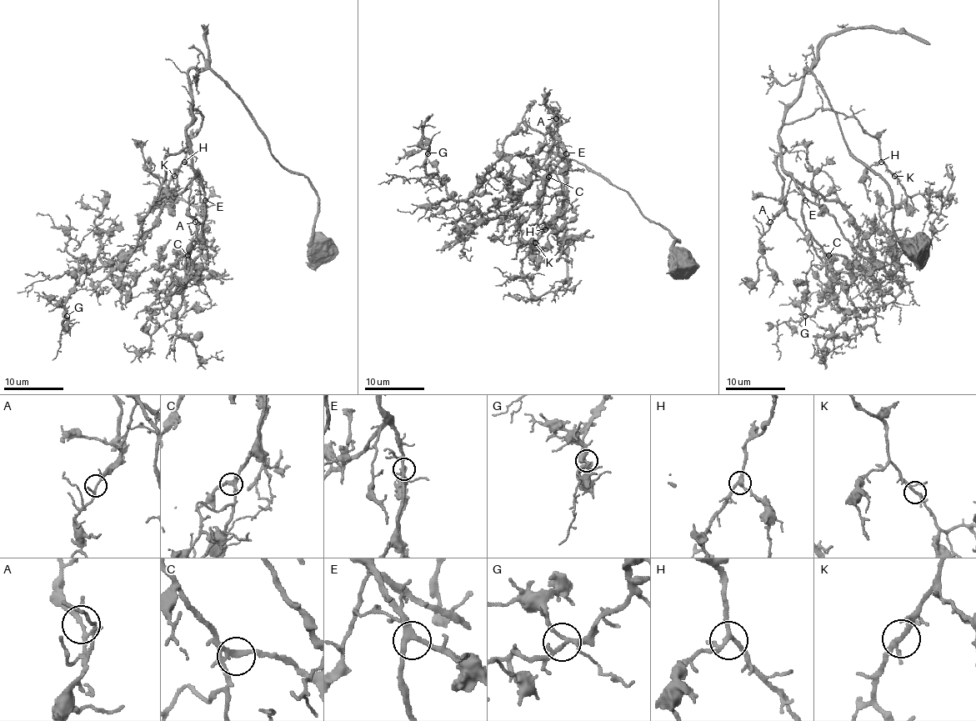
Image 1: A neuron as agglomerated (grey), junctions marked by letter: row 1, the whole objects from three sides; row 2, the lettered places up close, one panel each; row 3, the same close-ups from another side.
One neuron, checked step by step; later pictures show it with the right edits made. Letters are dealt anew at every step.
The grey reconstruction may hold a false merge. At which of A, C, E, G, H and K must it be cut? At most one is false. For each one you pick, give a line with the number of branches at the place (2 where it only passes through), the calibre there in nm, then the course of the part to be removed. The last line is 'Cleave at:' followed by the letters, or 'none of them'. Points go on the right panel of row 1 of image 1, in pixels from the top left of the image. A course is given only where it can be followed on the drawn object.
Cleave at: none of them

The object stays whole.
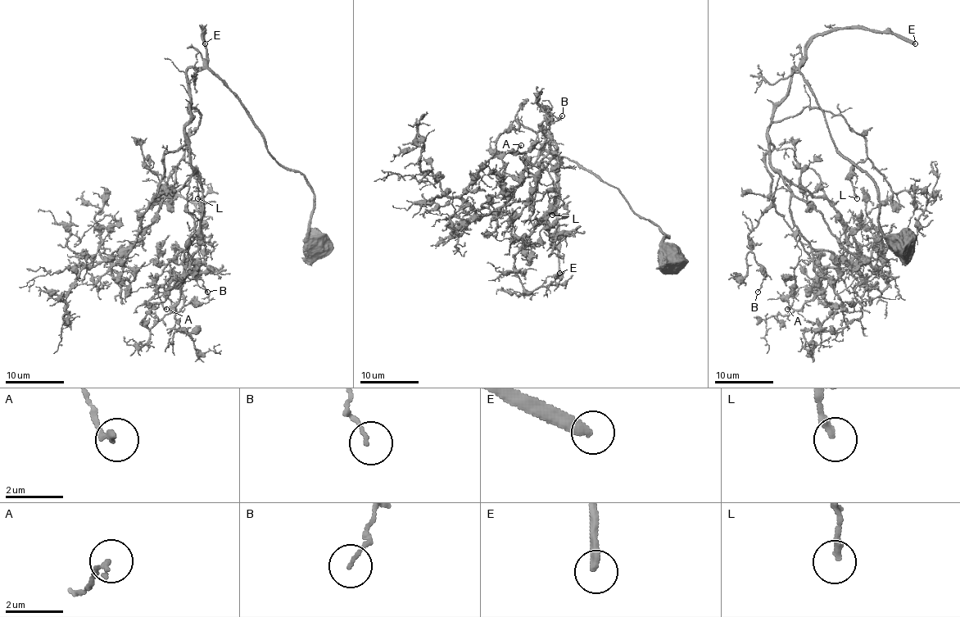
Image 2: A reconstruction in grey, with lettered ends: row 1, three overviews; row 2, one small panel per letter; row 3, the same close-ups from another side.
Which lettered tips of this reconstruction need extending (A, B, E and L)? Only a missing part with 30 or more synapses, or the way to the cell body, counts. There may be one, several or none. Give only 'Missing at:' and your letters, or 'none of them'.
Missing at: E

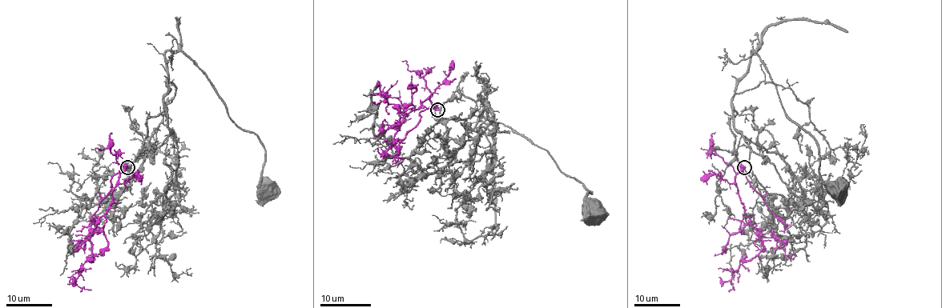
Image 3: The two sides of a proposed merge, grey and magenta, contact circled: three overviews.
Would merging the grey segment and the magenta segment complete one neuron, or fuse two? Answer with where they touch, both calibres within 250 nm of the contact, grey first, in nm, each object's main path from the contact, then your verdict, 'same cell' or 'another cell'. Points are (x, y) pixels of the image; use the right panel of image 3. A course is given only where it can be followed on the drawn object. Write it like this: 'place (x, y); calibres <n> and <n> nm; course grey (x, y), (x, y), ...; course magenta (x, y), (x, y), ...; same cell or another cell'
place (744, 167); calibres 240 and 320 nm; course grey (745, 167), (730, 126), (737, 113), (732, 96), (756, 51), (783, 112), (816, 142), (820, 179), (836, 192); course magenta (745, 167), (735, 176), (735, 186), (743, 213), (763, 242), (763, 248), (740, 262), (730, 282), (734, 290); same cell

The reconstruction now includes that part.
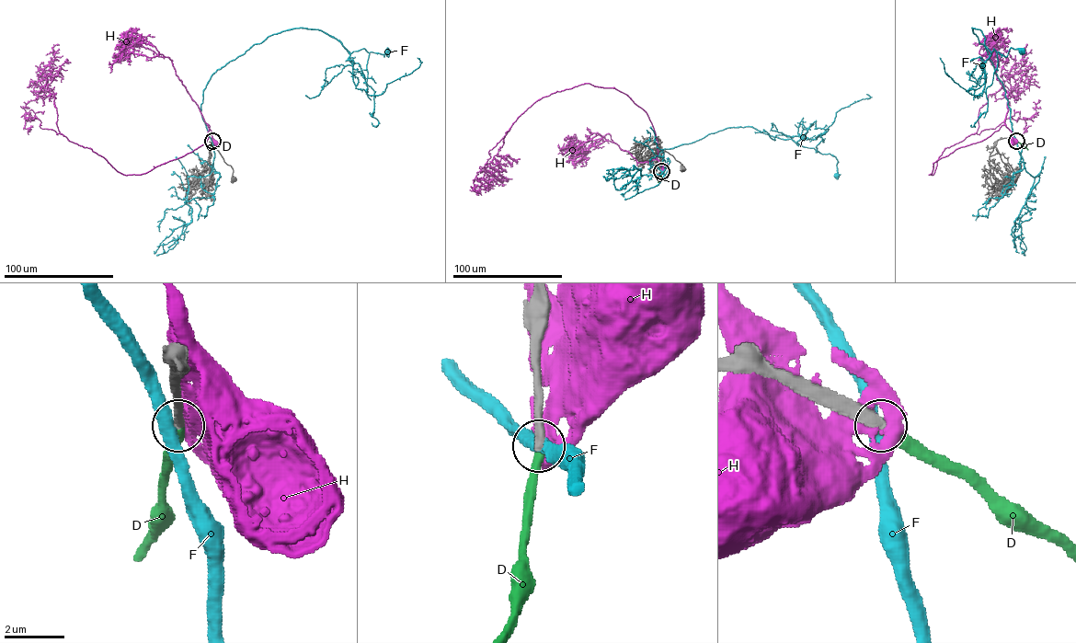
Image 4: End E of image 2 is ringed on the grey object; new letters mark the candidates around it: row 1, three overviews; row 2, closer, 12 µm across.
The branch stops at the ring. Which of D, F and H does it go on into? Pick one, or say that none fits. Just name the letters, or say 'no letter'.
D

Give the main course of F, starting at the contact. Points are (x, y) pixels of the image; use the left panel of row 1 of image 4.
F: (211, 141), (200, 112), (207, 82), (268, 37), (307, 28), (350, 53), (388, 51)

